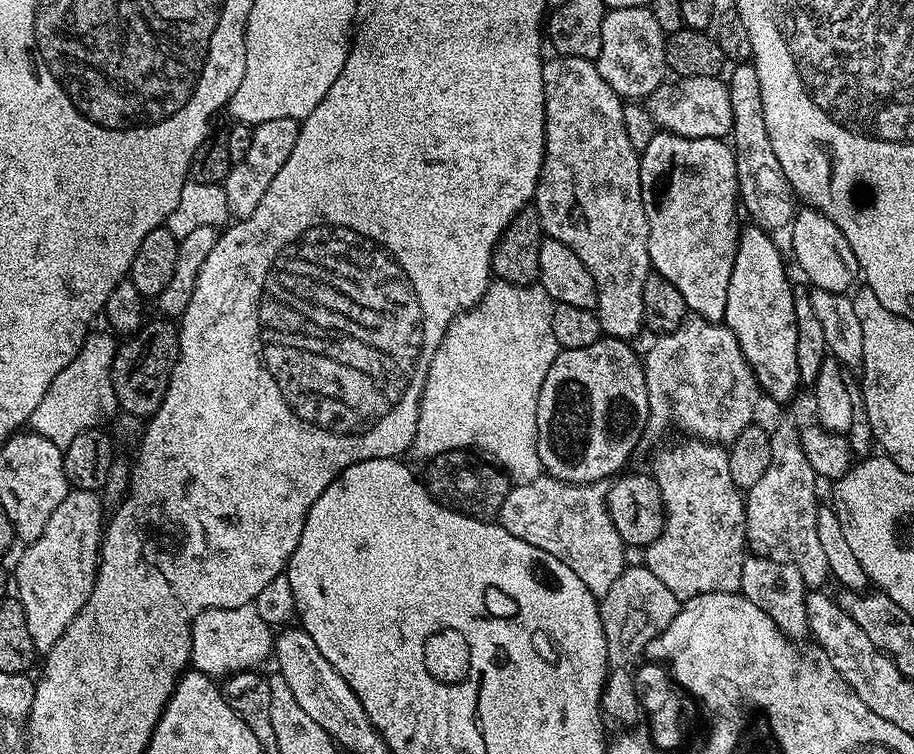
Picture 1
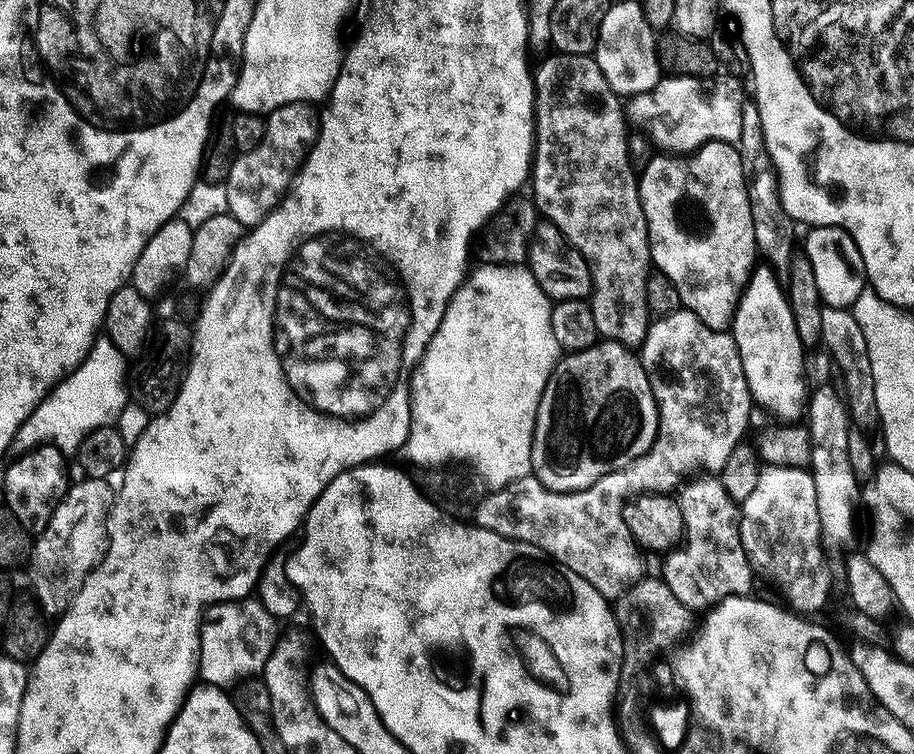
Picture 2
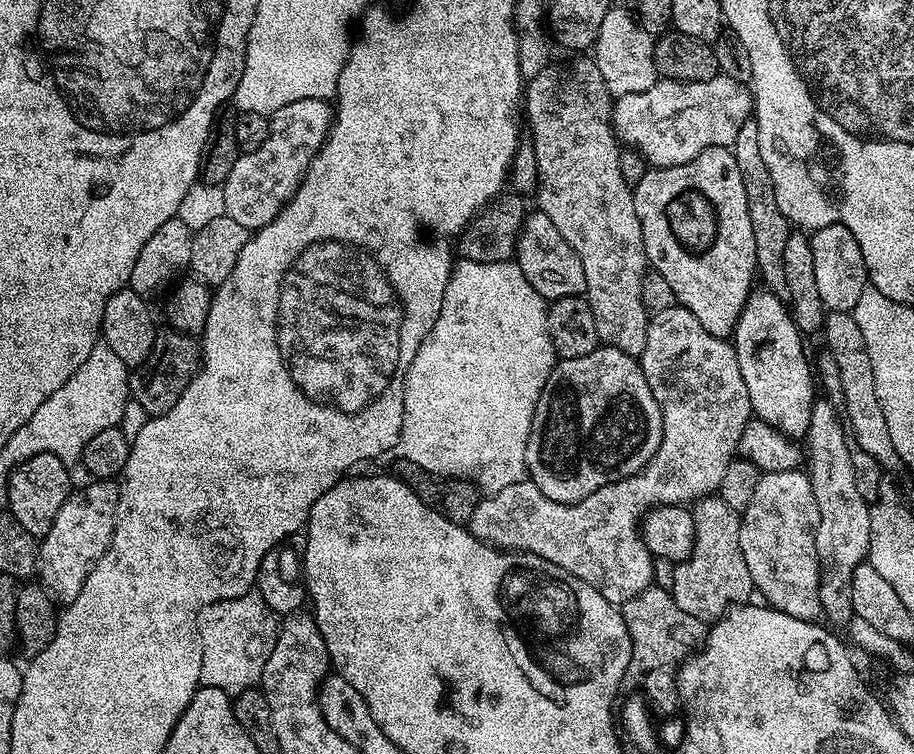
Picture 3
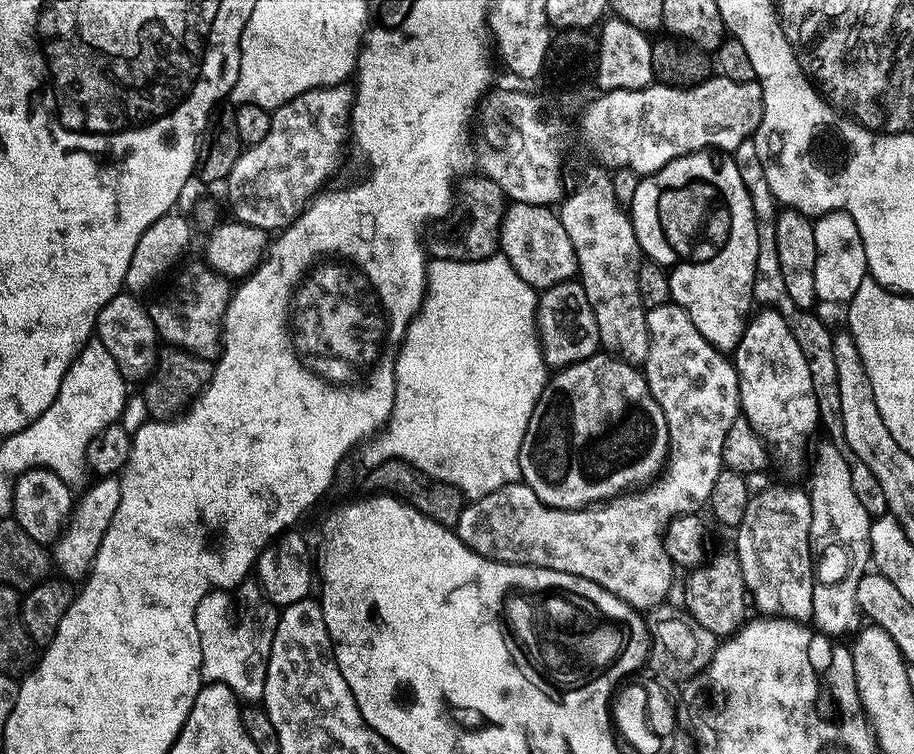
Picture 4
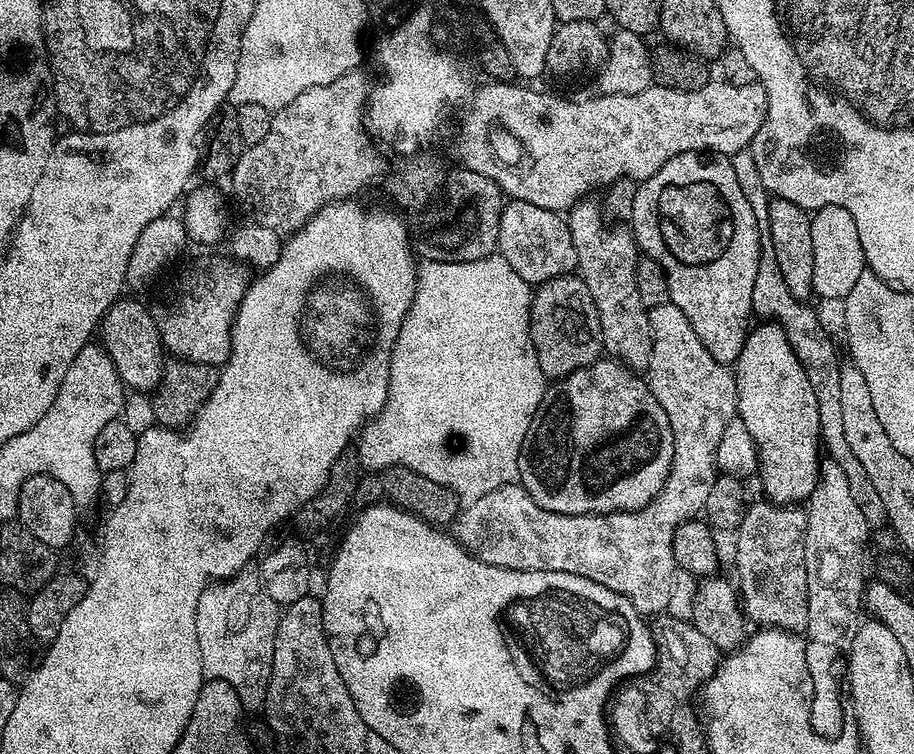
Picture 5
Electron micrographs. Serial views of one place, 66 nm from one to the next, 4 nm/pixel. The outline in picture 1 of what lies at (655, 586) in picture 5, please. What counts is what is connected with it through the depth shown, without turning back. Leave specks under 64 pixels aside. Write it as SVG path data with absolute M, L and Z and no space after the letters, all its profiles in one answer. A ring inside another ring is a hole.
M689 318L678 326L678 330L657 335L653 340L656 341L649 346L648 353L643 353L642 356L644 377L646 378L646 390L648 391L647 435L649 437L656 436L659 432L666 431L672 423L676 423L677 426L684 431L684 434L687 434L689 437L697 440L707 440L709 444L718 444L721 446L731 445L732 441L738 438L738 434L742 434L742 430L746 430L746 426L757 419L756 403L758 403L759 400L762 400L760 384L756 380L756 375L752 373L752 367L748 365L746 358L742 354L742 346L738 346L738 338L734 338L734 334L728 328L728 325L723 322ZM542 474L534 482L509 487L498 513L498 522L510 530L514 538L522 538L522 542L530 542L530 546L554 554L558 562L566 562L594 595L602 597L626 567L626 546L618 530L614 530L608 513L608 485L608 480L568 484Z

